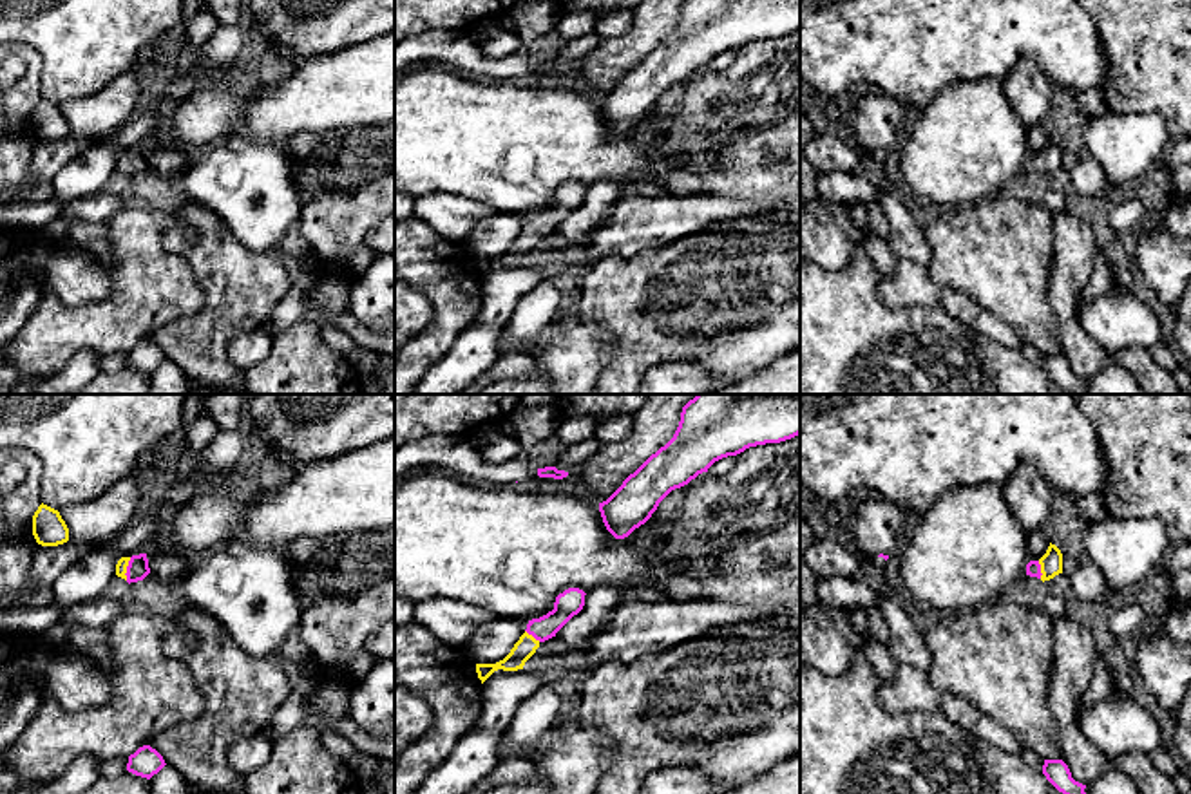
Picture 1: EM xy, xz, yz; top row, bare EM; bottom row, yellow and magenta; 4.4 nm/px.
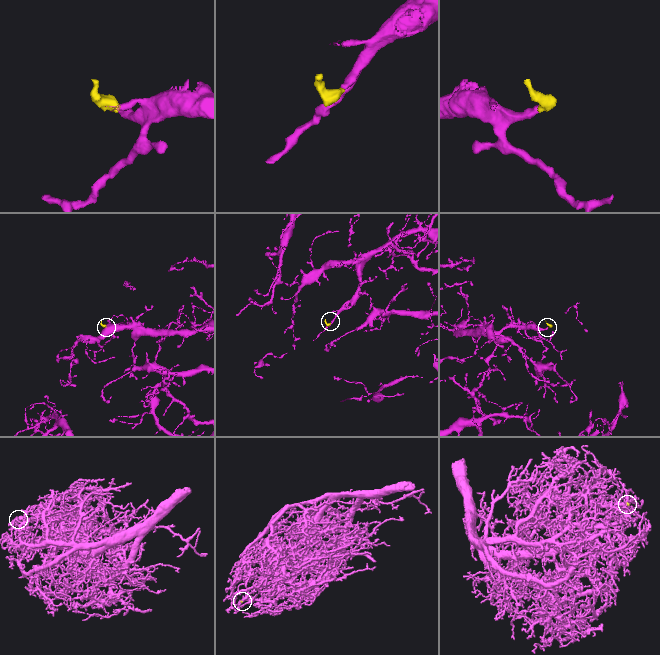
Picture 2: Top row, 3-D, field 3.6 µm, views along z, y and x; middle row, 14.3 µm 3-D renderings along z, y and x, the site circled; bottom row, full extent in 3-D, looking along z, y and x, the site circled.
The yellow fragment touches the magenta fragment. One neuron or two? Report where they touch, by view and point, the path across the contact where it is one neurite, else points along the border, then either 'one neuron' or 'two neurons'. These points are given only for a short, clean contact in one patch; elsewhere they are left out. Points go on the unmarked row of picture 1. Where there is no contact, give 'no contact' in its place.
meets yellow in xy at (125, 163); runs through xy (122, 160), (125, 163), (138, 163); one neuron

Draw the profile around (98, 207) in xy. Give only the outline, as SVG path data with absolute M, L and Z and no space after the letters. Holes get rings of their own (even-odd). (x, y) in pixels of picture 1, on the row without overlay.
M125 186L116 192L98 192L67 203L62 215L36 232L45 242L60 242L65 228L74 221L109 221L121 206L134 203Z

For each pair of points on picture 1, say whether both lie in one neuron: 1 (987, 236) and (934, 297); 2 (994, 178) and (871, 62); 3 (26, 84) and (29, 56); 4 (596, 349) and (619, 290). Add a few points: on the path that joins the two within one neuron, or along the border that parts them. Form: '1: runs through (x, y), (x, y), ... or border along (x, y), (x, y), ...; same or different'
1: border along (925, 266), (938, 283), (972, 297), (981, 306); different
2: border along (958, 84), (947, 85), (922, 111); different
3: runs through (31, 76), (31, 64); same
4: border along (580, 322), (612, 340), (598, 375); different

